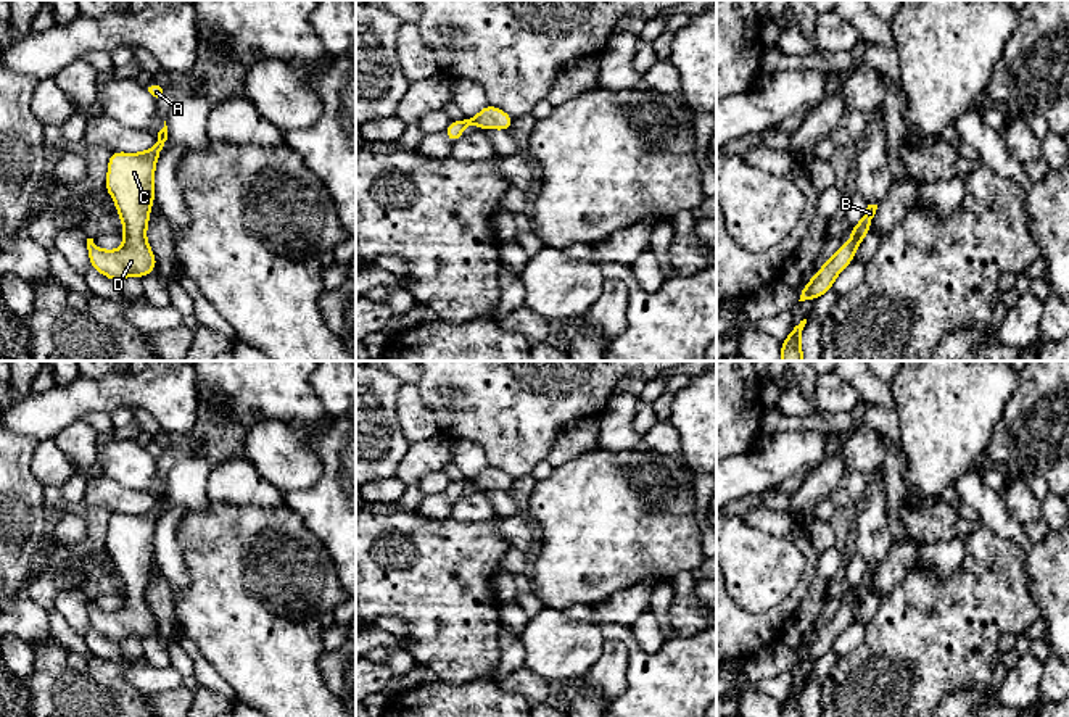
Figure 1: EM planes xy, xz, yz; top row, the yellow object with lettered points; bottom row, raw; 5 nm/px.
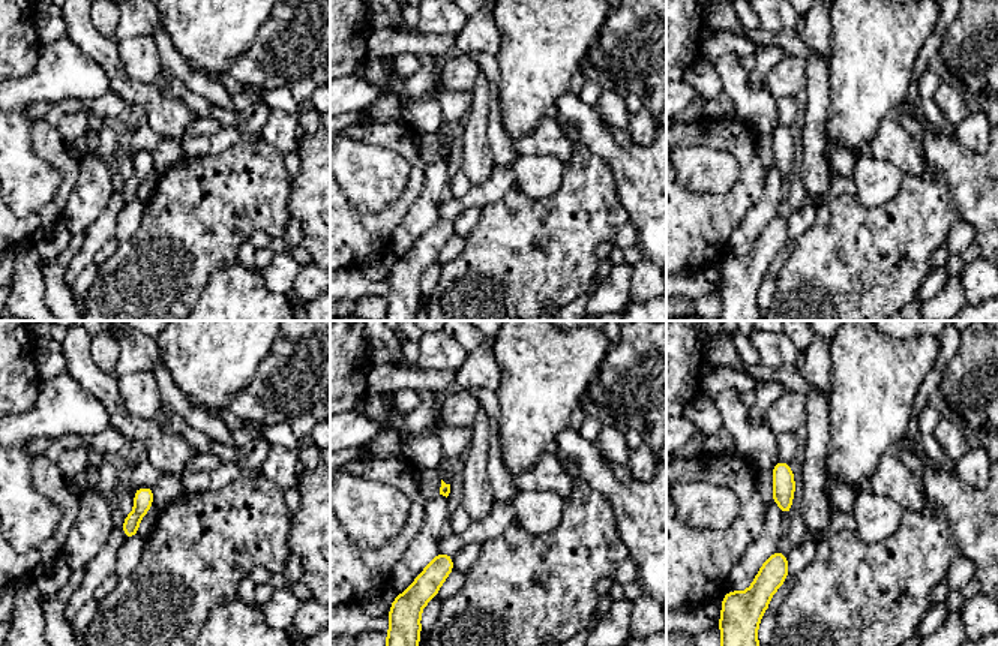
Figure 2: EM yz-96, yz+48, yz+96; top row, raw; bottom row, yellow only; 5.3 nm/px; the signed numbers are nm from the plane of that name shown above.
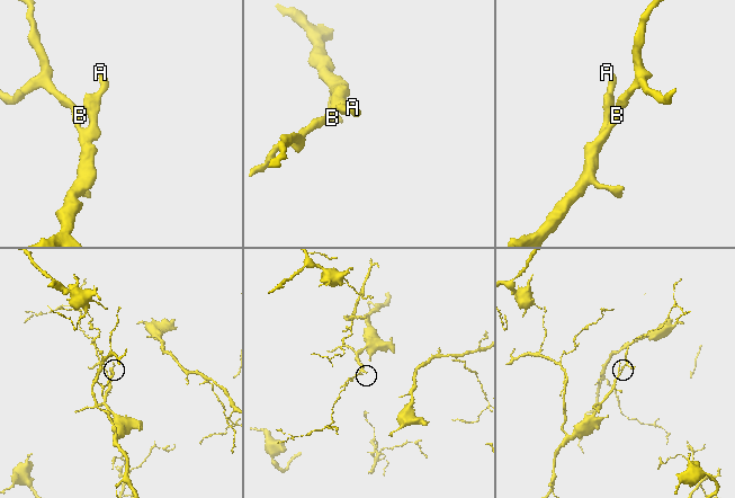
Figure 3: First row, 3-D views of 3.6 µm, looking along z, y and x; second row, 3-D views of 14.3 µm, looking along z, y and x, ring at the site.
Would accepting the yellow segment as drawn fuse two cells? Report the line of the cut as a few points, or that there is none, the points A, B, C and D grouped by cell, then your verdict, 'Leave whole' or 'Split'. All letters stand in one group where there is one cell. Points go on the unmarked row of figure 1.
No split. Groups: A B C D. Leave whole

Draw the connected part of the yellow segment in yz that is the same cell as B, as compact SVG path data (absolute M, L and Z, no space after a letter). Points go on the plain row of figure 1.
M868 566L861 582L850 588L852 601L844 604L834 617L831 617L824 627L811 638L803 648L800 661L816 661L823 654L832 649L836 638L845 630L855 617L861 601L869 595L871 582L876 575L877 566Z

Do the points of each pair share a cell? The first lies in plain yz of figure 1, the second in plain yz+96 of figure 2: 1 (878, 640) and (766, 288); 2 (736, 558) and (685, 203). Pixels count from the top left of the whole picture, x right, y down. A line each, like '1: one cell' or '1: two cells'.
1: two cells
2: two cells

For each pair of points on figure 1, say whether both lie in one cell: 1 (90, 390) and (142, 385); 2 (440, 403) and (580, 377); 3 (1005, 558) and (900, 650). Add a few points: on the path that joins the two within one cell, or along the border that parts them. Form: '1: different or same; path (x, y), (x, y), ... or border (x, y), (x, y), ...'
1: same; path (103, 390), (129, 389)
2: same; path (475, 414), (501, 410), (533, 377), (544, 377)
3: same; path (981, 585), (928, 637)

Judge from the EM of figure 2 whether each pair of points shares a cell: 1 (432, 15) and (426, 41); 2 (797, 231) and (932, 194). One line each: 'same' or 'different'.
1: different
2: different

